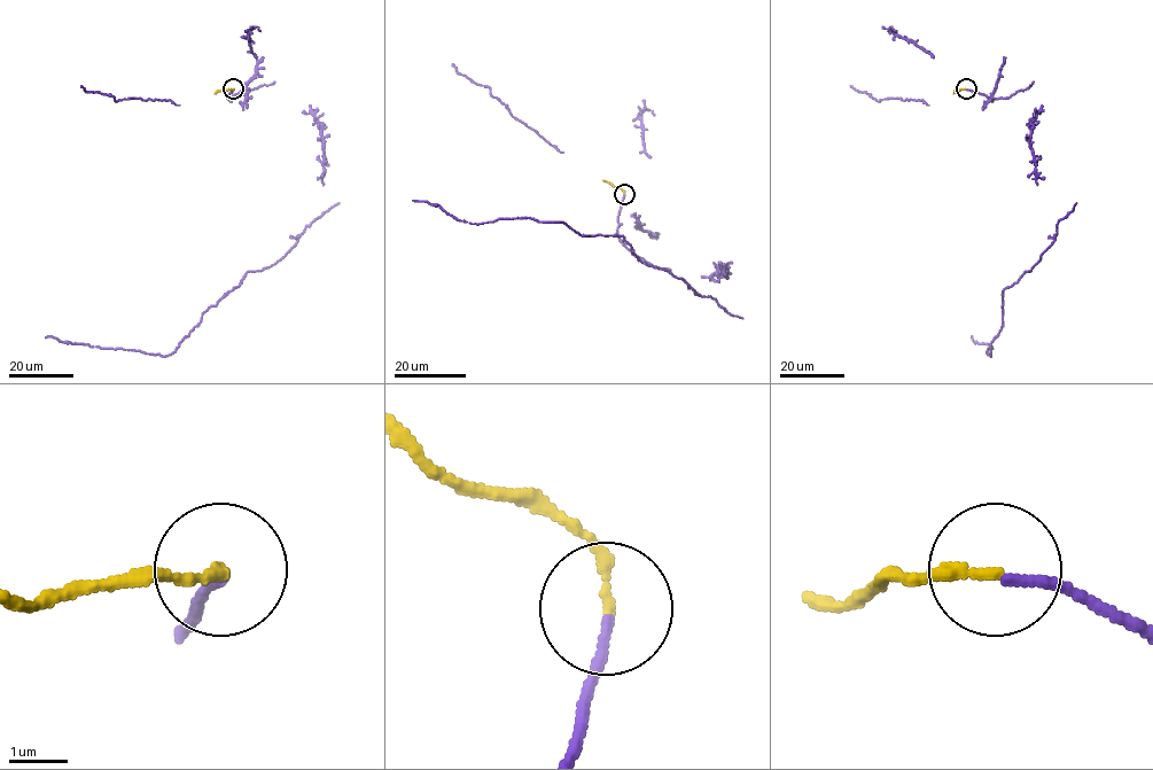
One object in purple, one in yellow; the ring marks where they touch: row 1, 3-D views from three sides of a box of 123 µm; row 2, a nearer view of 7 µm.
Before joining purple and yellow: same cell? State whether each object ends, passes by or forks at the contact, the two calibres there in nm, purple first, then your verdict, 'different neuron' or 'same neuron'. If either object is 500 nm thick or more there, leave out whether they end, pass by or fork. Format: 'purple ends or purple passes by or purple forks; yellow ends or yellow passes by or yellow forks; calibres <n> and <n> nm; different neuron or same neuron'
purple ends; yellow ends; calibres 170 and 200 nm; same neuron

